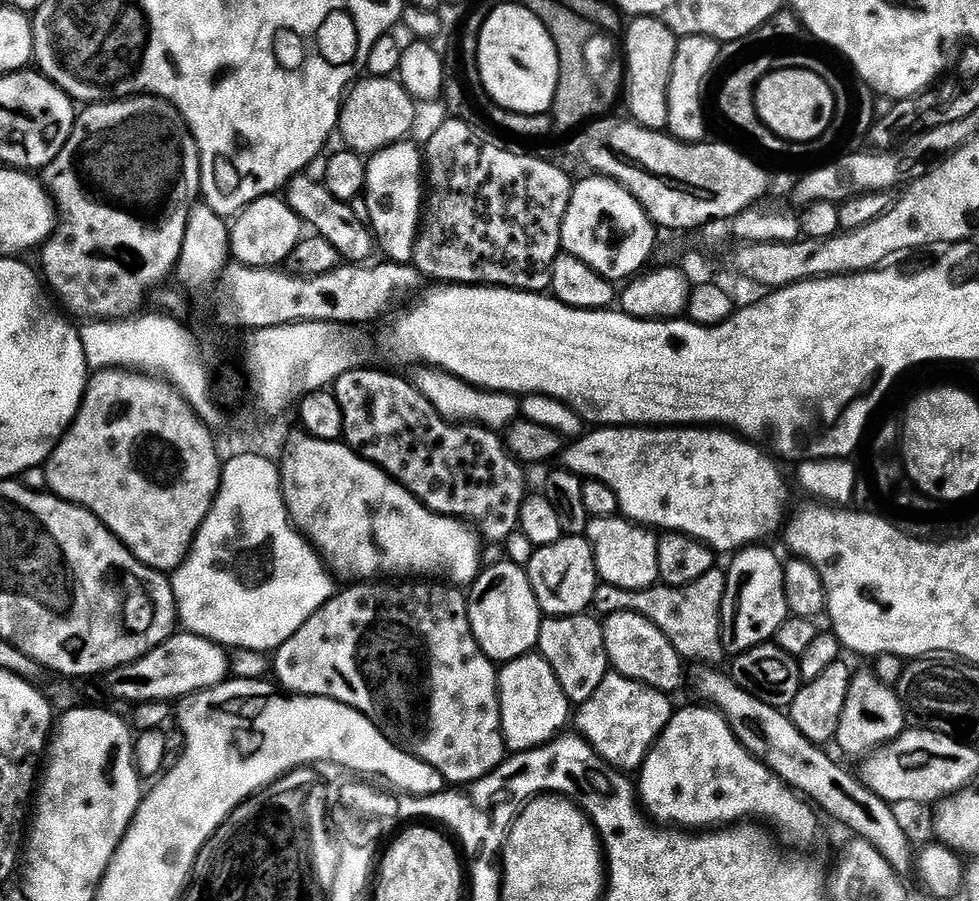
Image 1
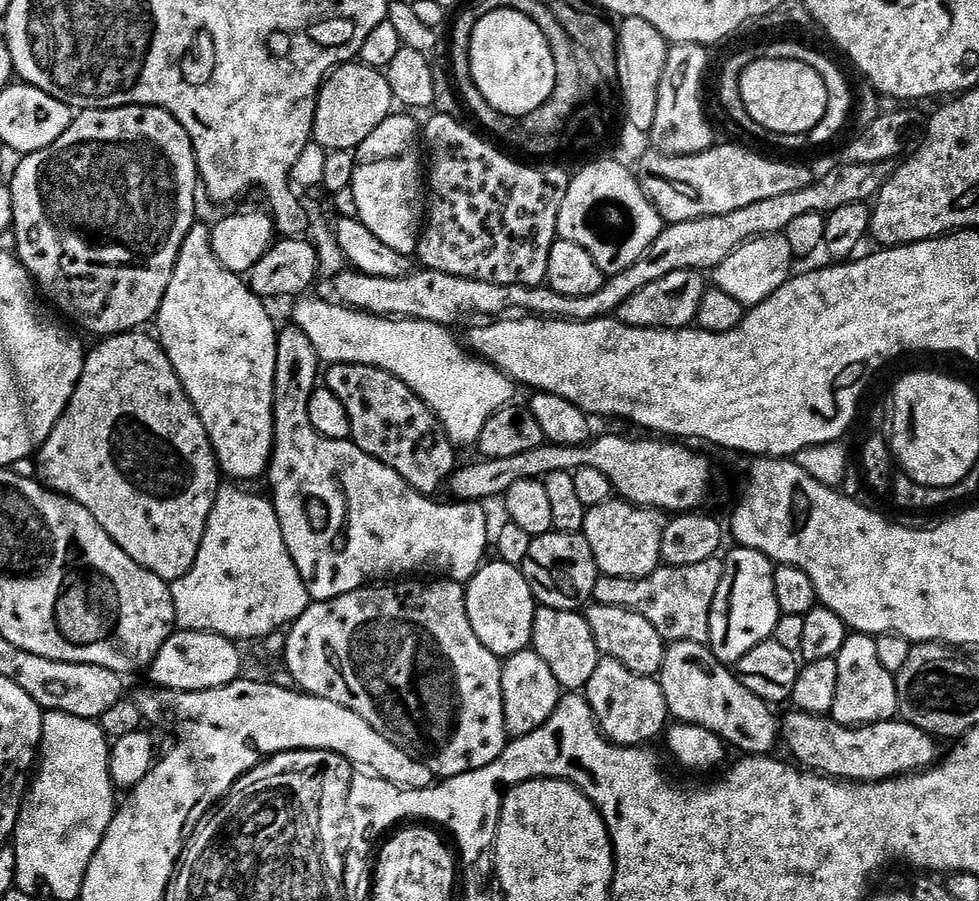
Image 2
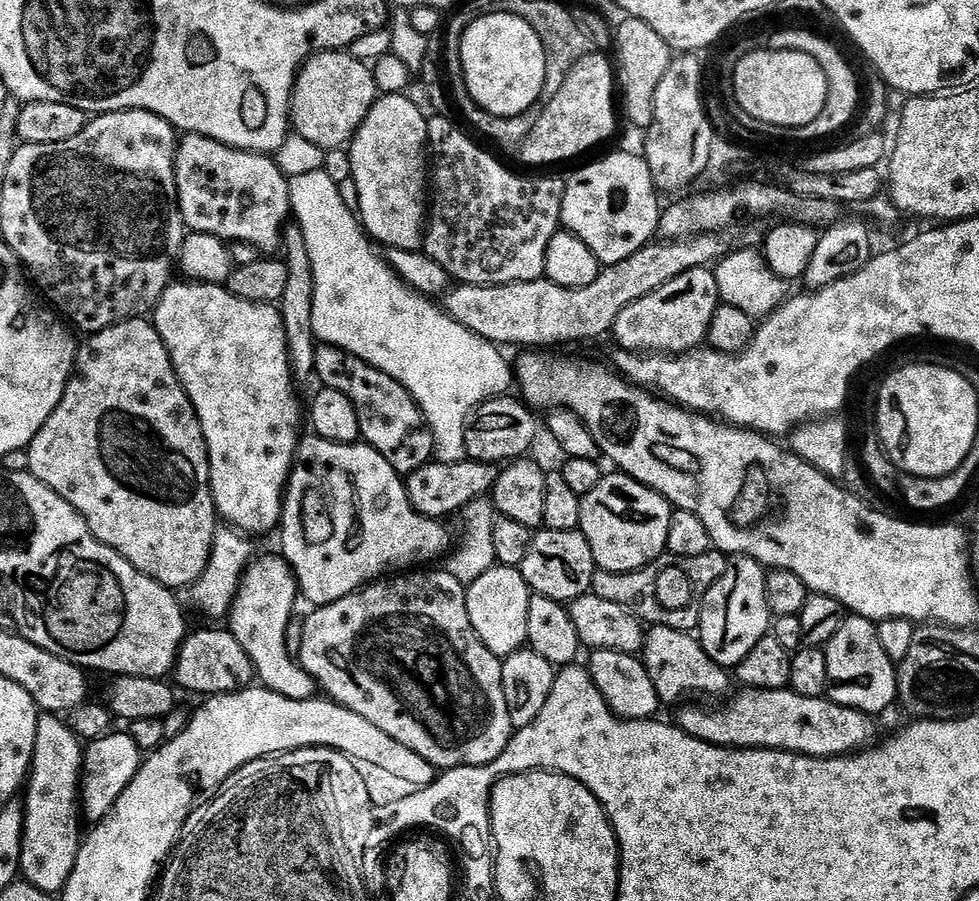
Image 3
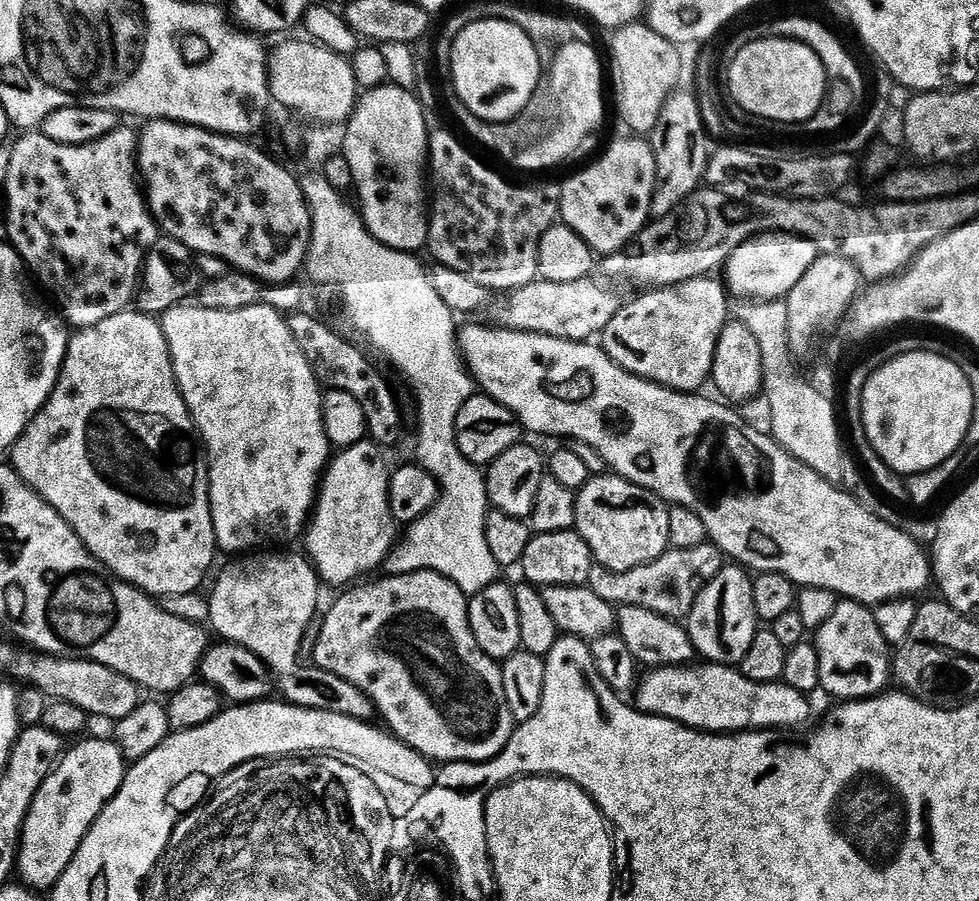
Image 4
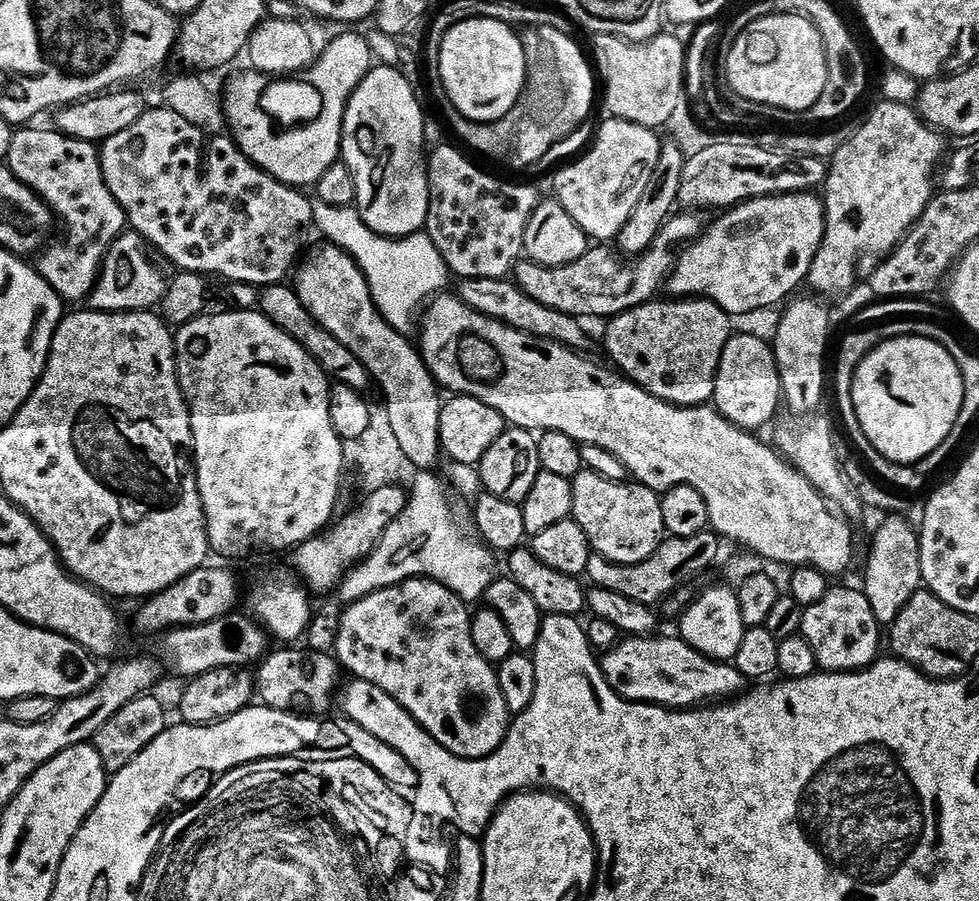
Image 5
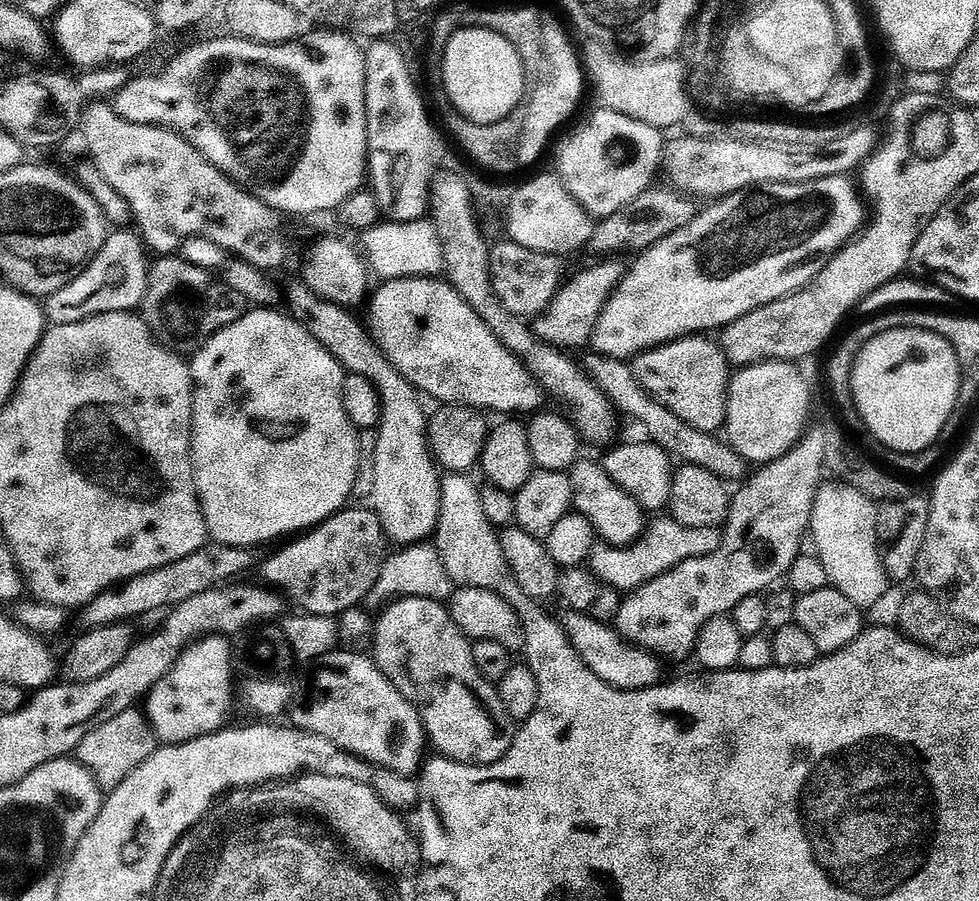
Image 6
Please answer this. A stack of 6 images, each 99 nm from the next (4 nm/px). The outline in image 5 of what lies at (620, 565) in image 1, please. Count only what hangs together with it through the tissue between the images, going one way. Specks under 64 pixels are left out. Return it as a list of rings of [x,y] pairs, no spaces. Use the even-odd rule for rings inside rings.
[[[581,470],[572,477],[574,506],[571,519],[586,530],[593,553],[615,564],[641,564],[666,538],[660,496],[644,484],[611,480],[597,472]]]

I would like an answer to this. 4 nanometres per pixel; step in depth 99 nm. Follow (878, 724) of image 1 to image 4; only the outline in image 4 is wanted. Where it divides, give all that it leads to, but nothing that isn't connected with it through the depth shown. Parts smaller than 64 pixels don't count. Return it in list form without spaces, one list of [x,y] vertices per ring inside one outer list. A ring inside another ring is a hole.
[[[841,599],[830,618],[826,618],[826,622],[815,629],[814,636],[820,659],[820,688],[837,696],[837,701],[864,700],[868,696],[879,696],[889,687],[890,645],[882,638],[876,613],[869,605]]]

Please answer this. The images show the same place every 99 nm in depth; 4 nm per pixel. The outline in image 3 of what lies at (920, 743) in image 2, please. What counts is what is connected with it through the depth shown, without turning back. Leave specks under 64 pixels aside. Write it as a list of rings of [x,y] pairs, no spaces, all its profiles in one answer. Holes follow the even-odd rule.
[[[791,687],[740,690],[725,708],[720,709],[699,708],[696,704],[699,703],[692,702],[684,706],[689,708],[679,709],[678,727],[687,736],[716,744],[719,748],[776,748],[780,752],[831,758],[853,755],[867,749],[877,739],[876,724],[872,721],[875,719],[869,713],[843,708],[824,696],[806,698]]]

